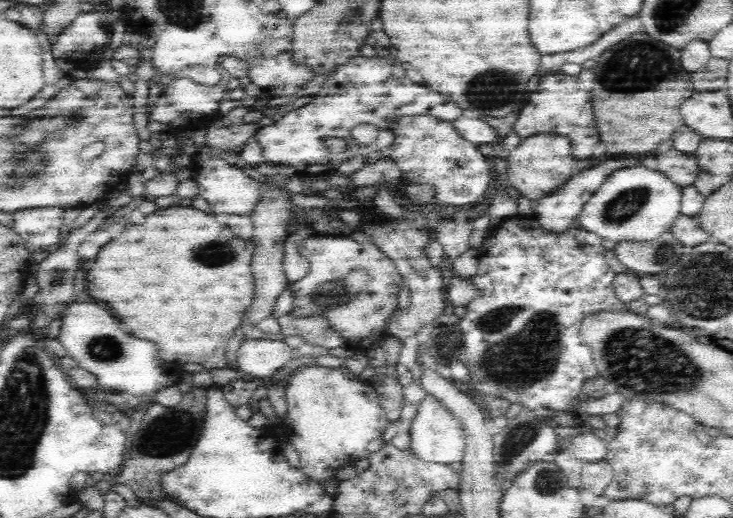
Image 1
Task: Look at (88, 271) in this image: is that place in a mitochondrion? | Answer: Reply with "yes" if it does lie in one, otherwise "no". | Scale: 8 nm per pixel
no

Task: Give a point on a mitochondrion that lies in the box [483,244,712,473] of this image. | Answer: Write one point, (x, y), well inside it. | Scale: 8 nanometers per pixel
(644, 363)

